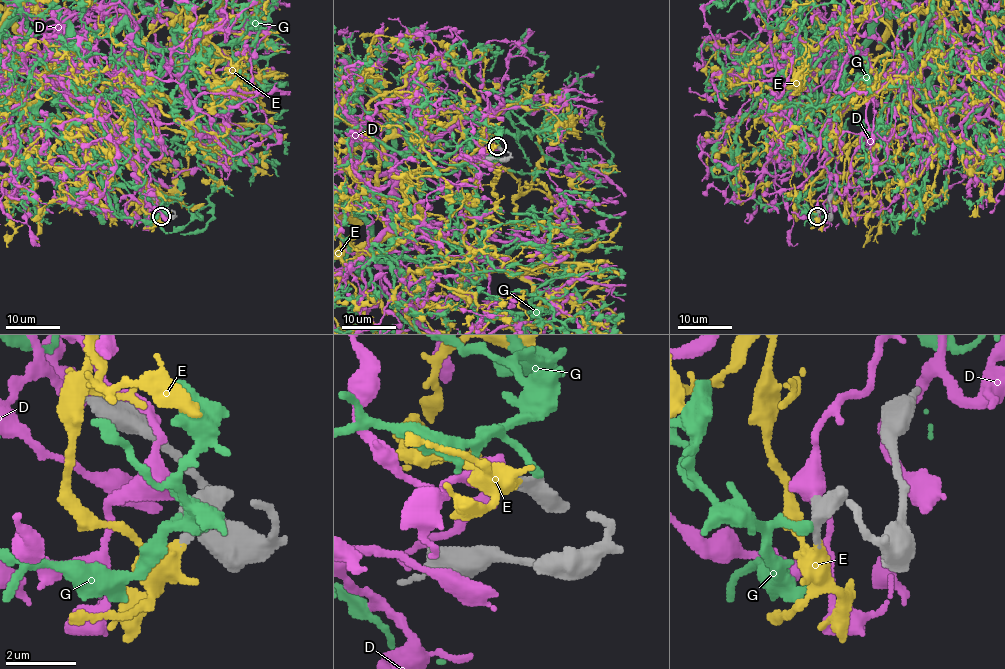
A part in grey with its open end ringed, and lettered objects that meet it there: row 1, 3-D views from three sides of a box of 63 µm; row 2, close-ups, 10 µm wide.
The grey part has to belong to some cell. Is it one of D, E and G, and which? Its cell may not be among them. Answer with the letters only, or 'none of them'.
E

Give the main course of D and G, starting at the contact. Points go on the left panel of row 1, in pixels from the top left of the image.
D: (160, 210), (138, 176), (150, 157), (127, 98), (92, 78), (60, 83), (52, 29)
G: (162, 214), (120, 218), (74, 165), (68, 130), (38, 110), (72, 41), (32, 3)

